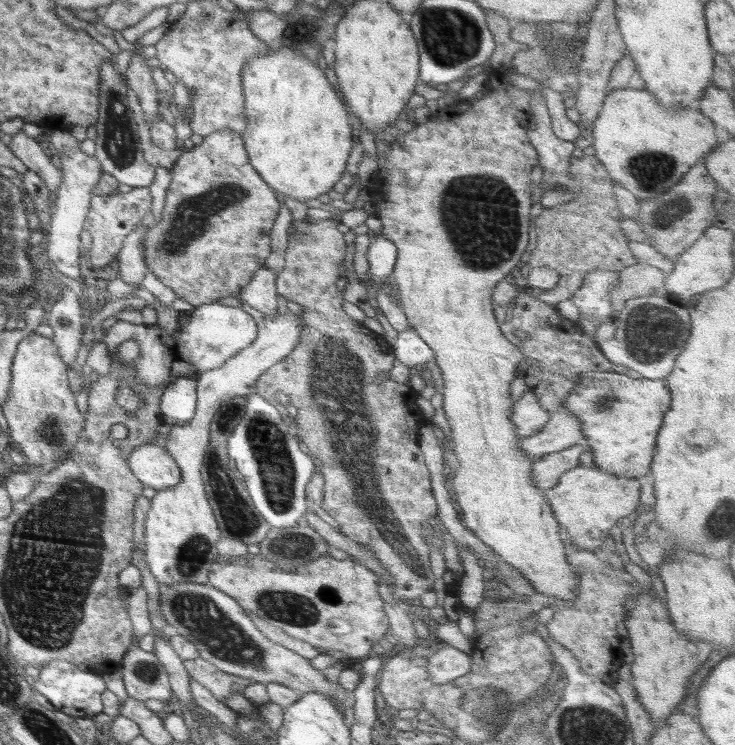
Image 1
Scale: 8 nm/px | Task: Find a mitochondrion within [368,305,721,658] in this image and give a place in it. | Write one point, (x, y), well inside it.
(607, 401)

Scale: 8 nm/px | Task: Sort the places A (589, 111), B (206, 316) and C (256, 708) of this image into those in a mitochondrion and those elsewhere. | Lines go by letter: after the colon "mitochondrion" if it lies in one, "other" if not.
A: other
B: other
C: other

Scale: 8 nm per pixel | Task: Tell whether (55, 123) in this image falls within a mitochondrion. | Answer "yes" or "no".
no

